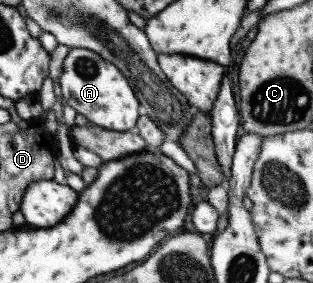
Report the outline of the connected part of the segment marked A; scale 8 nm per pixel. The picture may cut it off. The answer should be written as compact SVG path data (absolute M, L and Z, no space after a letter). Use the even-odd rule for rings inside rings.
M68 49L61 64L58 83L61 87L62 105L67 105L77 114L82 114L92 125L118 132L127 132L135 128L139 104L128 80L117 67L105 62L92 50Z

